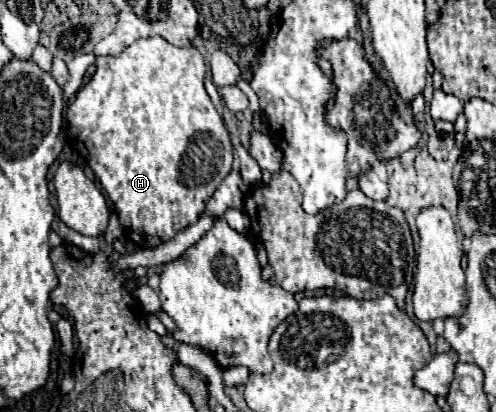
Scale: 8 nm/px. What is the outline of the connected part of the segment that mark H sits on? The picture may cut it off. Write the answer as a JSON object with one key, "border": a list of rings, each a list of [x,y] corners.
{"border":[[[146,38],[146,40],[136,40],[134,44],[130,44],[120,56],[96,58],[96,72],[94,72],[92,80],[86,86],[82,86],[78,90],[78,94],[74,96],[74,100],[70,102],[70,106],[66,110],[66,120],[68,120],[68,132],[70,132],[70,136],[68,136],[70,146],[86,158],[88,166],[100,180],[108,198],[114,202],[118,220],[120,220],[124,232],[128,234],[130,240],[134,240],[142,248],[160,246],[162,242],[168,242],[178,230],[184,230],[186,226],[194,224],[200,218],[200,214],[204,212],[206,202],[212,198],[212,194],[218,188],[218,184],[222,182],[222,178],[232,168],[232,142],[228,138],[228,130],[222,122],[222,116],[216,112],[210,96],[204,90],[204,58],[194,46],[178,48],[178,46],[168,44],[164,38]]]}

